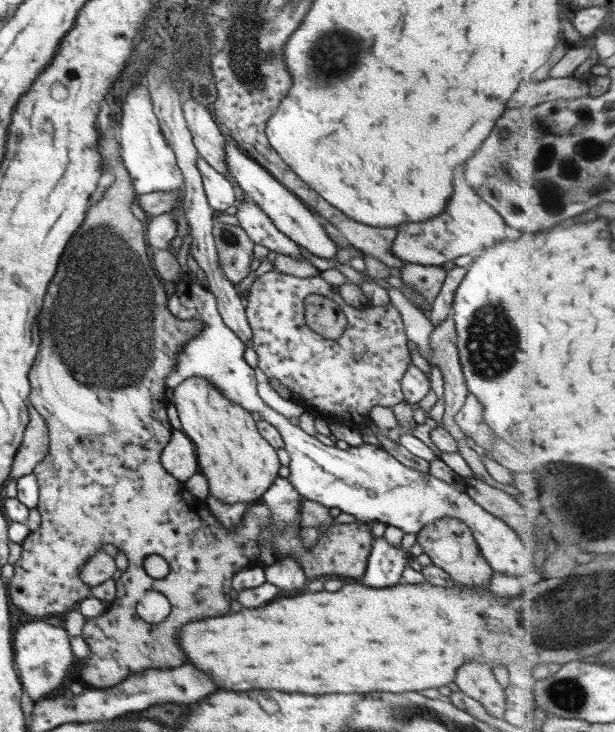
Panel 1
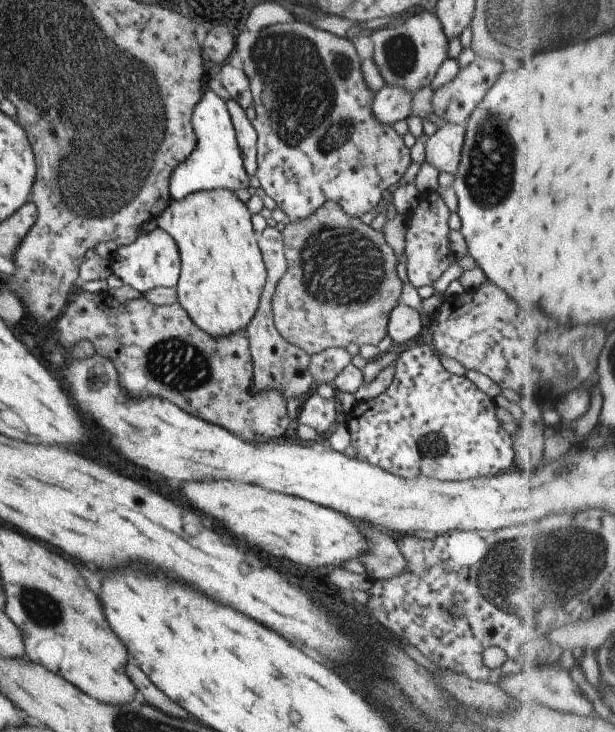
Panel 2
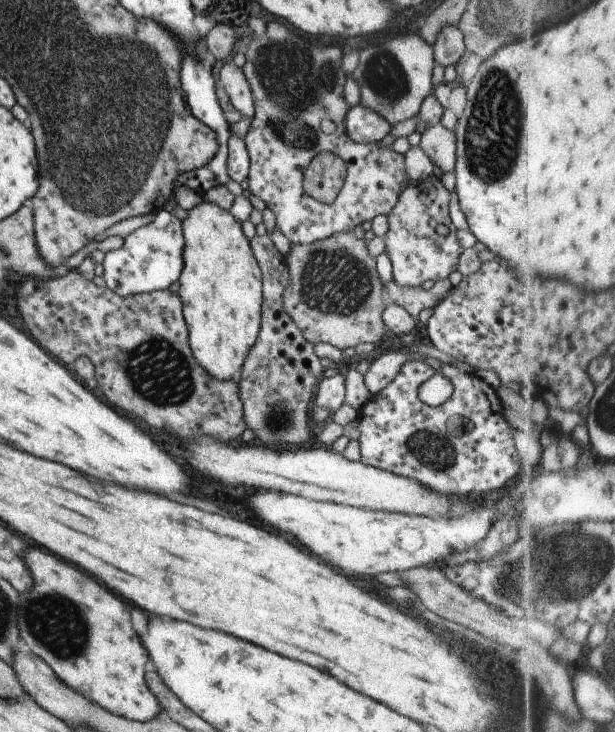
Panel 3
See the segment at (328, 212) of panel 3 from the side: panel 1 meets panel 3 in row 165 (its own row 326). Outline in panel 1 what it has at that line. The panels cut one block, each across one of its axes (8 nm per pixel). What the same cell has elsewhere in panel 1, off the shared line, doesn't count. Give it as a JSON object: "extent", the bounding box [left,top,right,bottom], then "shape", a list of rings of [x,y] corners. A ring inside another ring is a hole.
{"extent":[245,270,412,431],"shape":[[[273,270],[257,276],[245,303],[245,314],[253,332],[253,349],[258,356],[257,368],[264,371],[268,378],[278,380],[280,388],[288,392],[288,400],[295,401],[300,408],[304,408],[304,412],[315,417],[330,418],[332,423],[351,426],[359,431],[372,423],[369,417],[372,408],[390,408],[402,402],[401,380],[412,362],[401,315],[392,304],[384,305],[374,307],[369,304],[362,310],[352,308],[319,275],[302,278]],[[312,294],[326,296],[341,308],[347,325],[338,339],[325,339],[305,324],[304,300]]]}

